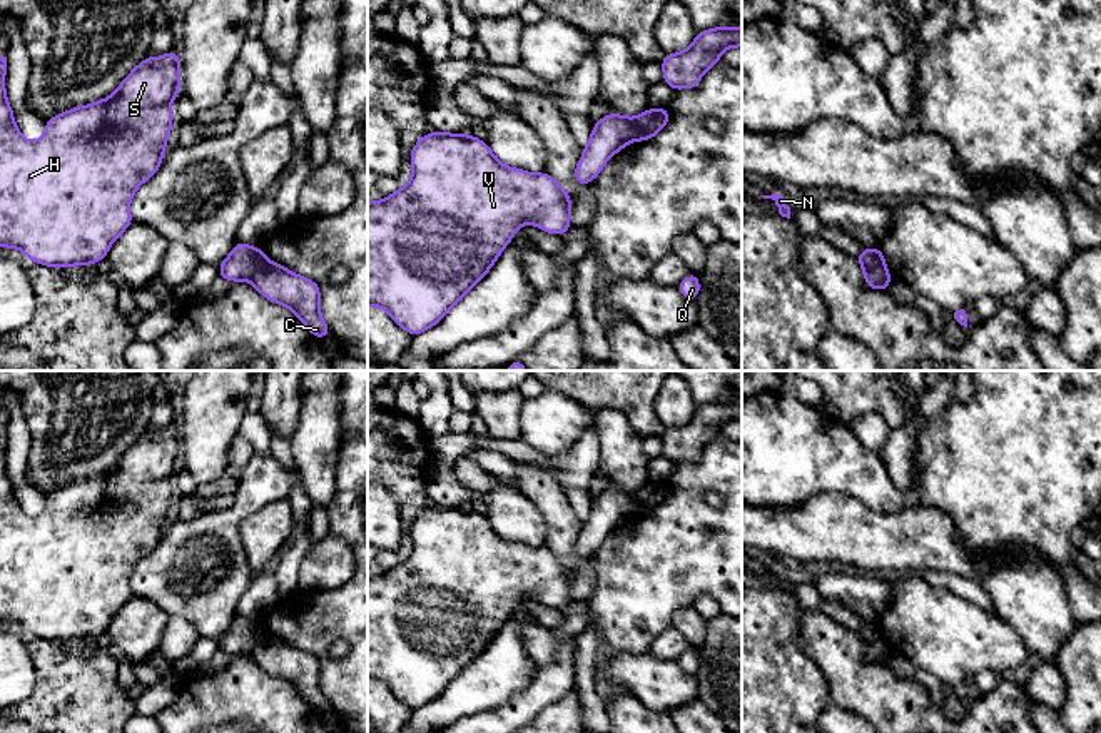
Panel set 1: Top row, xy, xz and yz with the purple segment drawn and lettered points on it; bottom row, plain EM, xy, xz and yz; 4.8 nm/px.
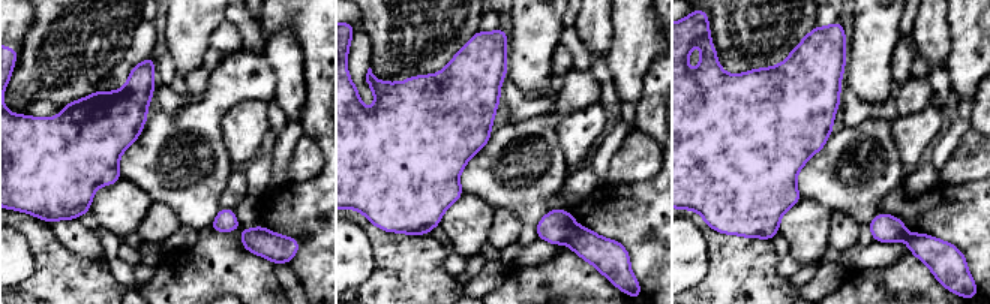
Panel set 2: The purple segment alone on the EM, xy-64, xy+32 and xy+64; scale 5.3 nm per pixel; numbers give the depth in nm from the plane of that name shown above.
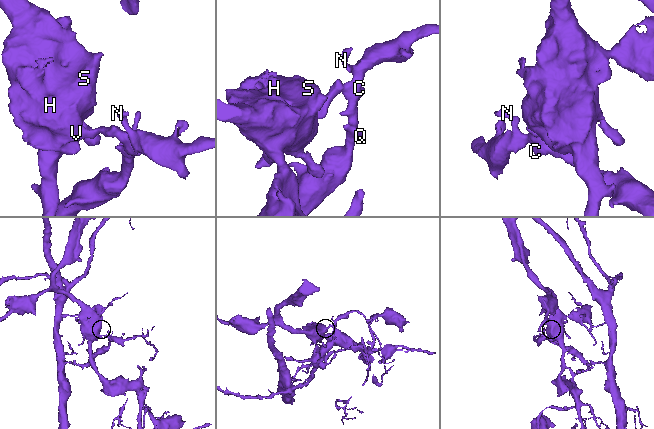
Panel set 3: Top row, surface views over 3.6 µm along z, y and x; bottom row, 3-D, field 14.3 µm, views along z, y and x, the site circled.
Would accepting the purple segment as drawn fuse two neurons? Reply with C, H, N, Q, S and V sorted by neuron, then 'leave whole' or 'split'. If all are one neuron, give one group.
C N Q / H S V; split

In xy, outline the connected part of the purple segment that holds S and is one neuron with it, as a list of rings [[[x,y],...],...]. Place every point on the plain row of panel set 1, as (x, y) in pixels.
[[[172,422],[160,432],[145,431],[120,457],[120,461],[107,473],[99,474],[92,479],[80,479],[70,483],[60,489],[45,494],[45,508],[38,516],[28,516],[18,506],[13,484],[7,476],[5,464],[7,449],[7,431],[0,431],[0,621],[17,621],[30,634],[48,641],[67,641],[67,639],[92,639],[107,631],[110,618],[134,596],[129,578],[137,564],[147,553],[150,553],[162,538],[162,531],[167,519],[167,511],[172,501],[170,476],[177,471],[180,464],[180,432]]]

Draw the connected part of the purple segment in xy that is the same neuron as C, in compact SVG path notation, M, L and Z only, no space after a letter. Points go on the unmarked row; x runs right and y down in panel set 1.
M266 634L251 651L251 658L267 675L289 681L312 710L331 711L329 700L319 686L321 663L314 655Z

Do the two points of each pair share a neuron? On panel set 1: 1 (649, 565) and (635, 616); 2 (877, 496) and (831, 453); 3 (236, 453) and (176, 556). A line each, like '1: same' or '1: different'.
1: same
2: same
3: different

